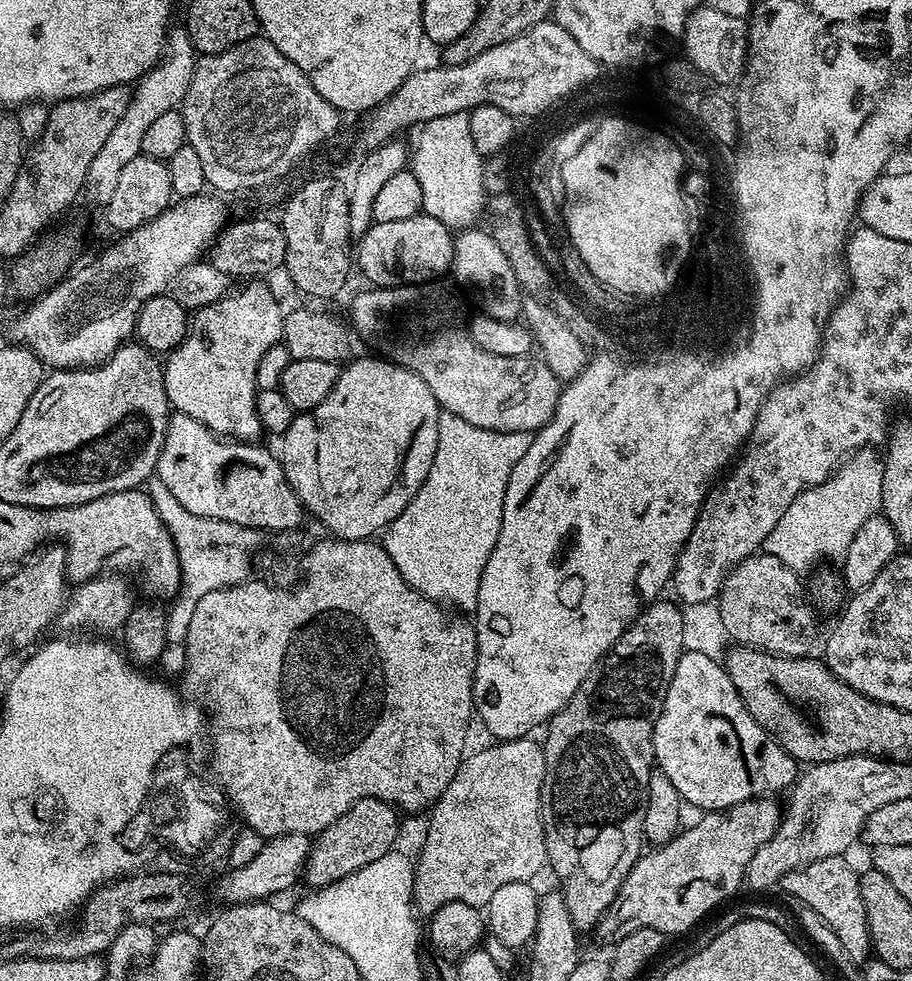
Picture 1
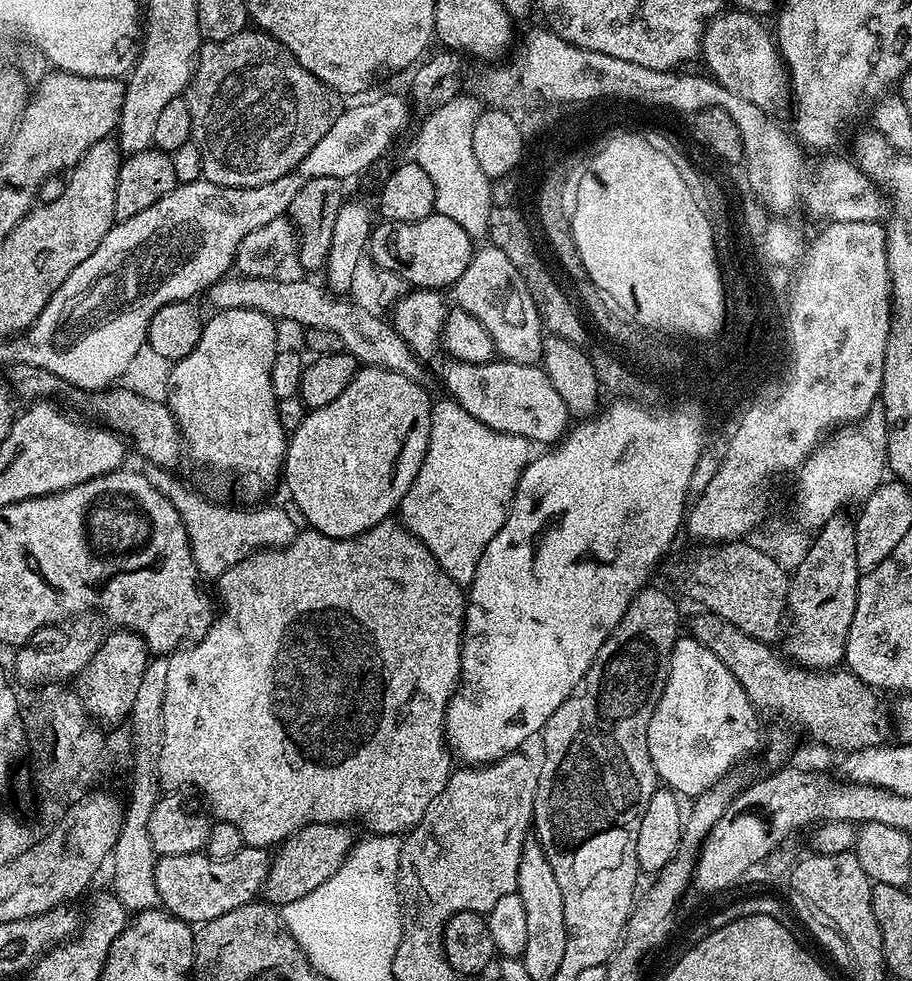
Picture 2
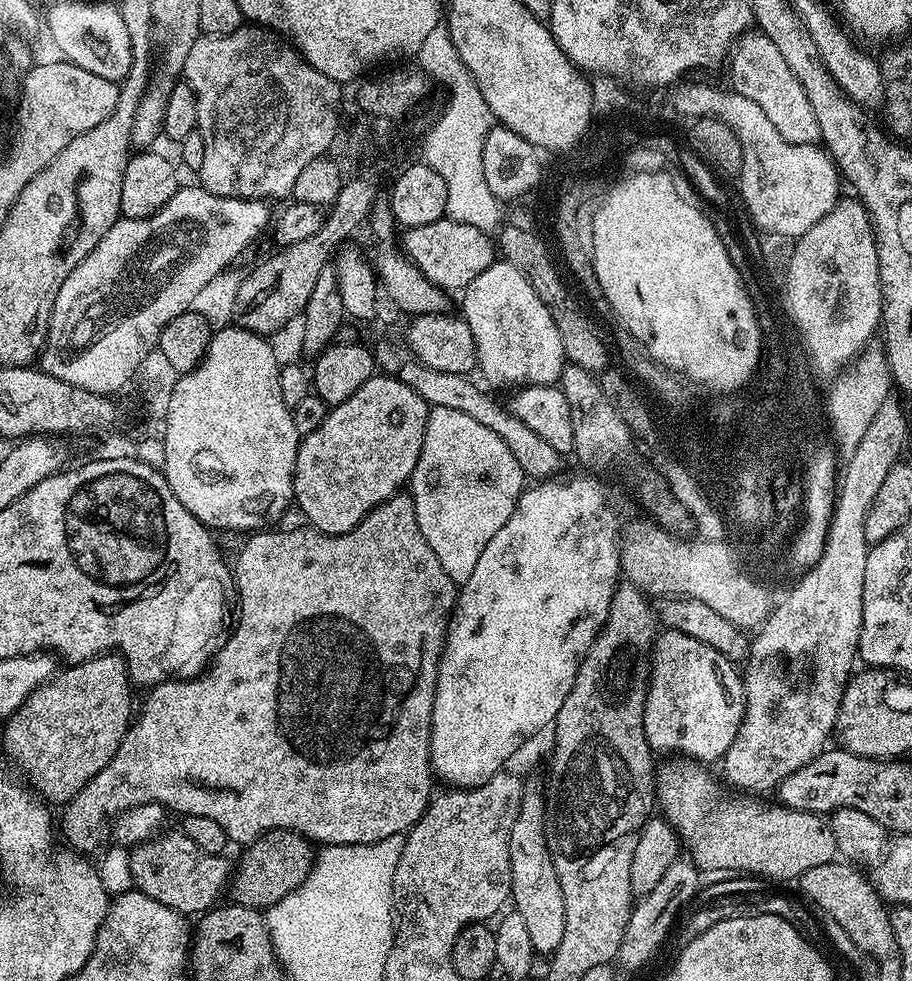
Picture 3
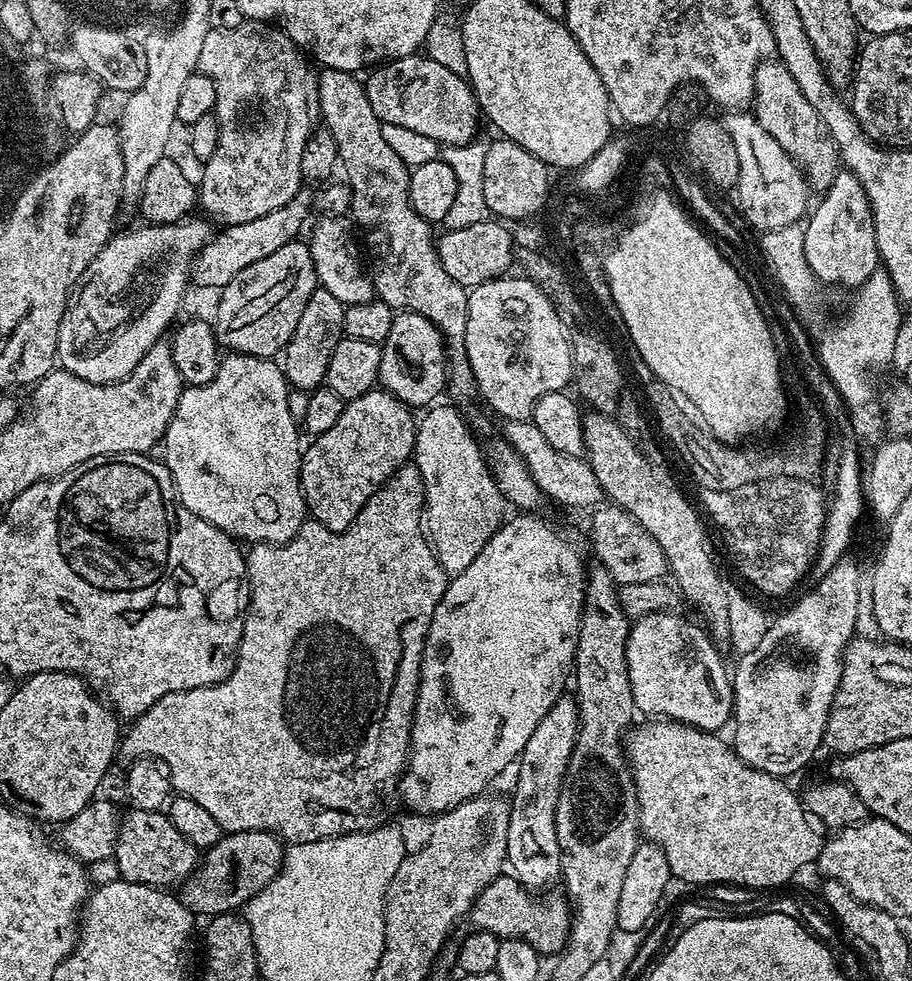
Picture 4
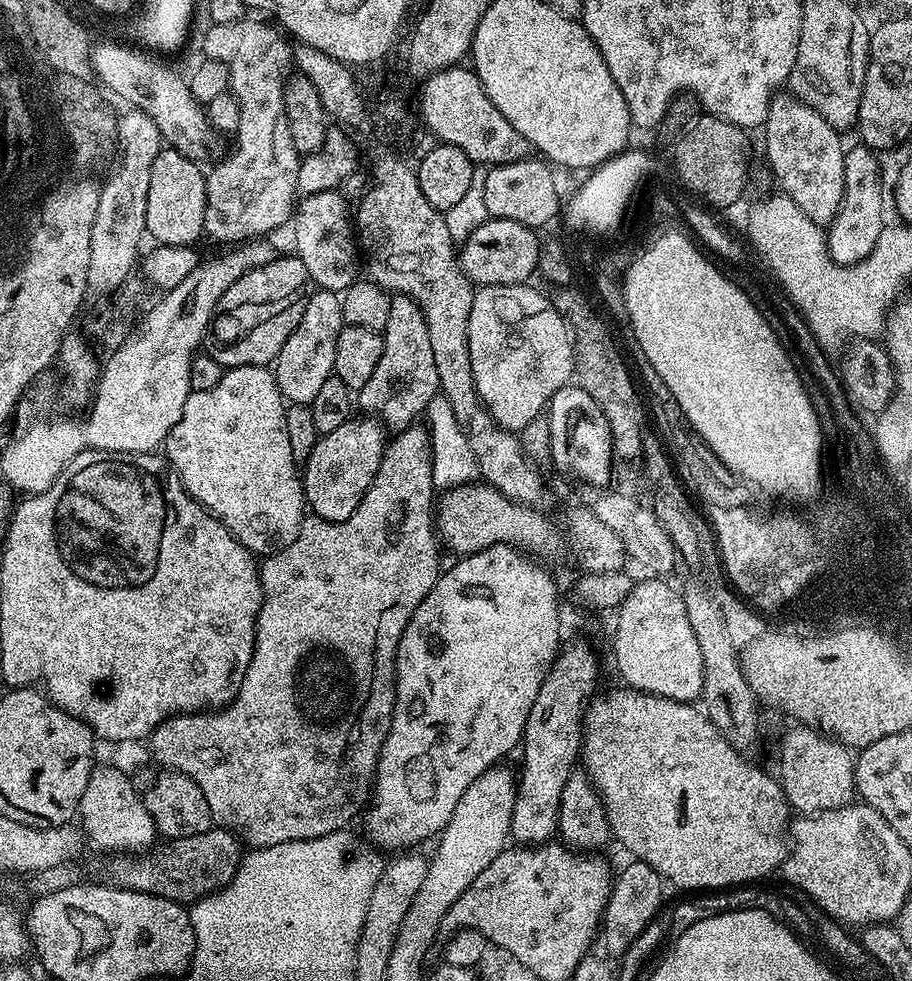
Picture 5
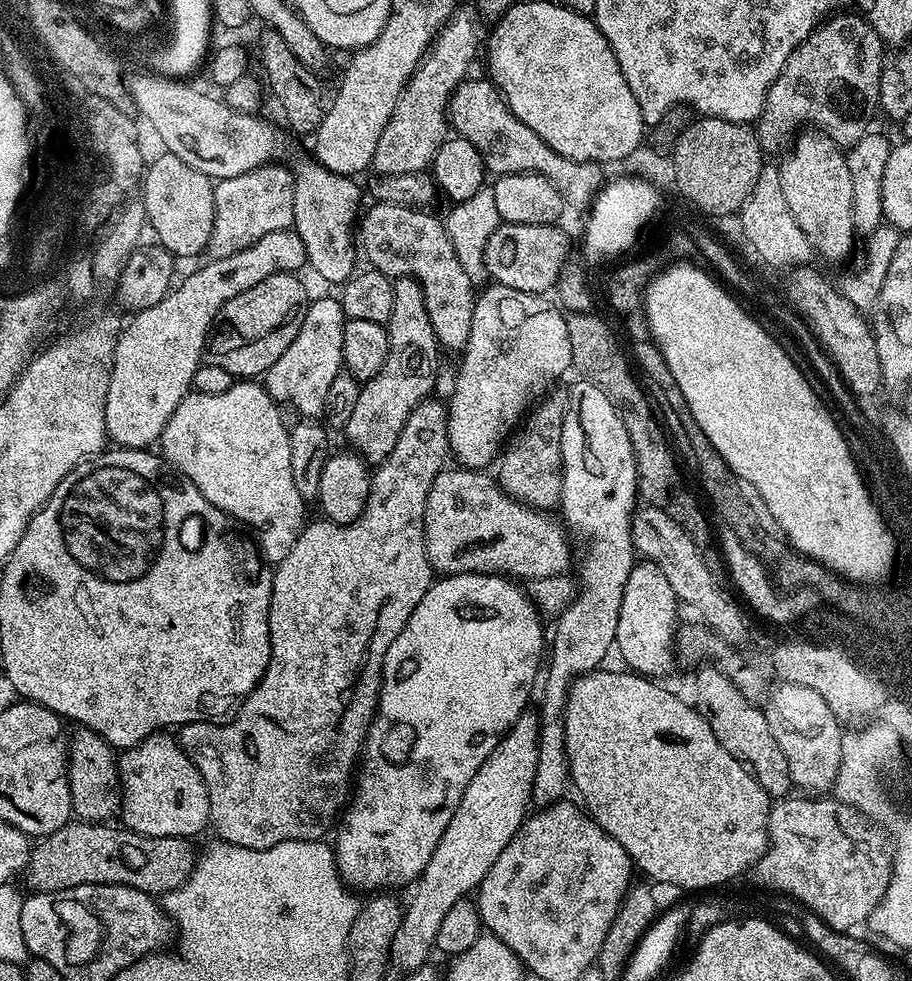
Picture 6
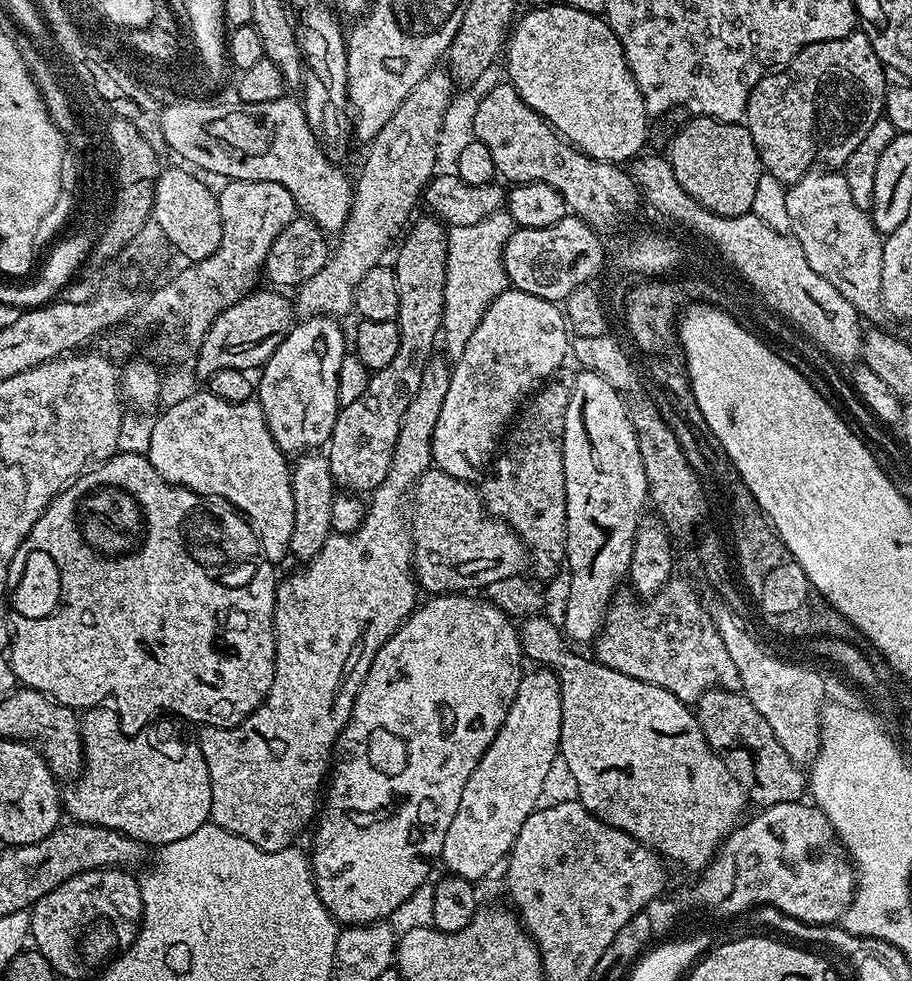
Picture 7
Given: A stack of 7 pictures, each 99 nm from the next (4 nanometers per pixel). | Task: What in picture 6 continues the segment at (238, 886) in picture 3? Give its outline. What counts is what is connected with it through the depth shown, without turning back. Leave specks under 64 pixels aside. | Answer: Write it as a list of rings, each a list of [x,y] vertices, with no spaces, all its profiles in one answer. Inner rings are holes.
[[[69,822],[43,837],[28,854],[29,889],[57,892],[83,884],[121,884],[149,894],[163,894],[186,882],[198,855],[189,837],[143,836],[123,826],[112,826],[108,822]]]

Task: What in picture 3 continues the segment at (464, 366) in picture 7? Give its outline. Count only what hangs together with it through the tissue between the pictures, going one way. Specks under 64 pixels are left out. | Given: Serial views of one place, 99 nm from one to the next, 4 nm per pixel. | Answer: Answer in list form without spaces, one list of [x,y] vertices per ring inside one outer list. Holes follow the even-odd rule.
[[[503,258],[497,259],[463,289],[463,296],[462,315],[470,326],[470,334],[474,334],[476,368],[490,383],[497,384],[500,388],[526,388],[529,384],[555,385],[559,381],[561,370],[566,363],[562,334],[558,334],[551,307],[542,302],[542,298],[536,293],[534,286],[530,286],[522,270],[518,270]]]

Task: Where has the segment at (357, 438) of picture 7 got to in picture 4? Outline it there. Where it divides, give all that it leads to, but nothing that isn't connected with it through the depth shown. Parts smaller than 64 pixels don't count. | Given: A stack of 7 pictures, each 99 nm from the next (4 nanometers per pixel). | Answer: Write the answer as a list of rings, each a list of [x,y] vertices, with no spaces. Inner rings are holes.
[[[396,312],[390,332],[382,343],[379,387],[394,394],[394,398],[409,408],[420,410],[431,405],[439,392],[445,391],[447,382],[448,353],[444,346],[444,335],[436,329],[434,322],[422,318],[422,314]]]

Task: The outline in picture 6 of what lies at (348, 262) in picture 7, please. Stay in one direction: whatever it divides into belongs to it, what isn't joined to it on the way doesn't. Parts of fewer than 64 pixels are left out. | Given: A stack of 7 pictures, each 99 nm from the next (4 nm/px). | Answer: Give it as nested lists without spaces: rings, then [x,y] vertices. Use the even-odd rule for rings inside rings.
[[[461,6],[452,13],[452,17],[445,22],[436,39],[432,41],[431,48],[420,61],[418,67],[413,70],[412,77],[408,79],[407,86],[402,90],[398,102],[394,106],[394,114],[382,130],[382,138],[378,138],[378,150],[374,150],[372,168],[381,176],[402,175],[404,172],[423,172],[431,165],[438,146],[449,135],[450,123],[448,116],[449,96],[461,84],[461,81],[469,75],[468,67],[476,56],[476,47],[481,47],[482,36],[476,33],[476,20],[478,12],[475,7]]]

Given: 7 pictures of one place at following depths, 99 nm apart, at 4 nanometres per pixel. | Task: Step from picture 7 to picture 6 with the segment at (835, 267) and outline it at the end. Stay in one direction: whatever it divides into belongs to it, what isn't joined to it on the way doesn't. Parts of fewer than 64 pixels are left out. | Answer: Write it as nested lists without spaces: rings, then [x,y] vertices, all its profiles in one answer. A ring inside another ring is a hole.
[[[804,130],[791,141],[783,156],[784,161],[779,161],[778,164],[782,178],[782,194],[786,197],[786,206],[790,206],[790,214],[794,214],[794,222],[802,226],[802,234],[806,234],[806,238],[819,255],[821,252],[828,260],[846,259],[851,254],[856,240],[858,241],[858,233],[852,225],[854,190],[850,190],[850,170],[844,161],[845,153],[841,145],[835,144],[824,132]]]

